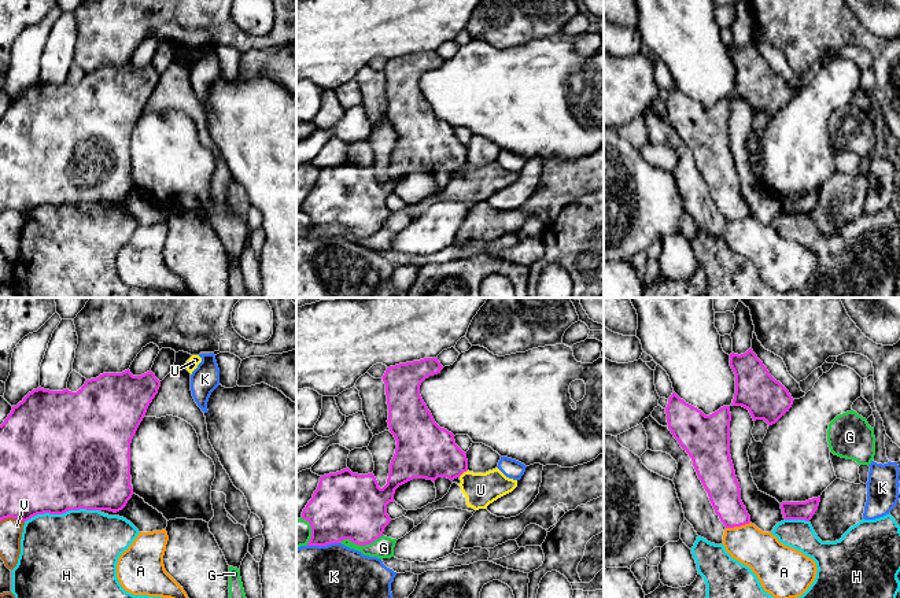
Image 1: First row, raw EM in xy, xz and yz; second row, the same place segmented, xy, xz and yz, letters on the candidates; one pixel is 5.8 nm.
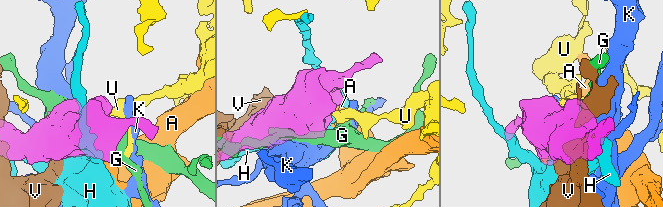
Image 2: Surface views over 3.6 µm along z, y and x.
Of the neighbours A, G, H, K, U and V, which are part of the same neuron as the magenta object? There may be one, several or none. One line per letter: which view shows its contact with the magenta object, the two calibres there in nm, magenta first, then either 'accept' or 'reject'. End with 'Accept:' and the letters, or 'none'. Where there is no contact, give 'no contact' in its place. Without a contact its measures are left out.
A: yz | 190/240 nm | reject
G: xz | 400/130 nm | reject
H: xy | 480/500 nm | reject
K: xz | 360/500 nm | reject
U: xz | 320/200 nm | reject
V: xy | 400/130 nm | reject
Accept: none

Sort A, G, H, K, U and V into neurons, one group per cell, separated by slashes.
A / G / H / K / U / V

